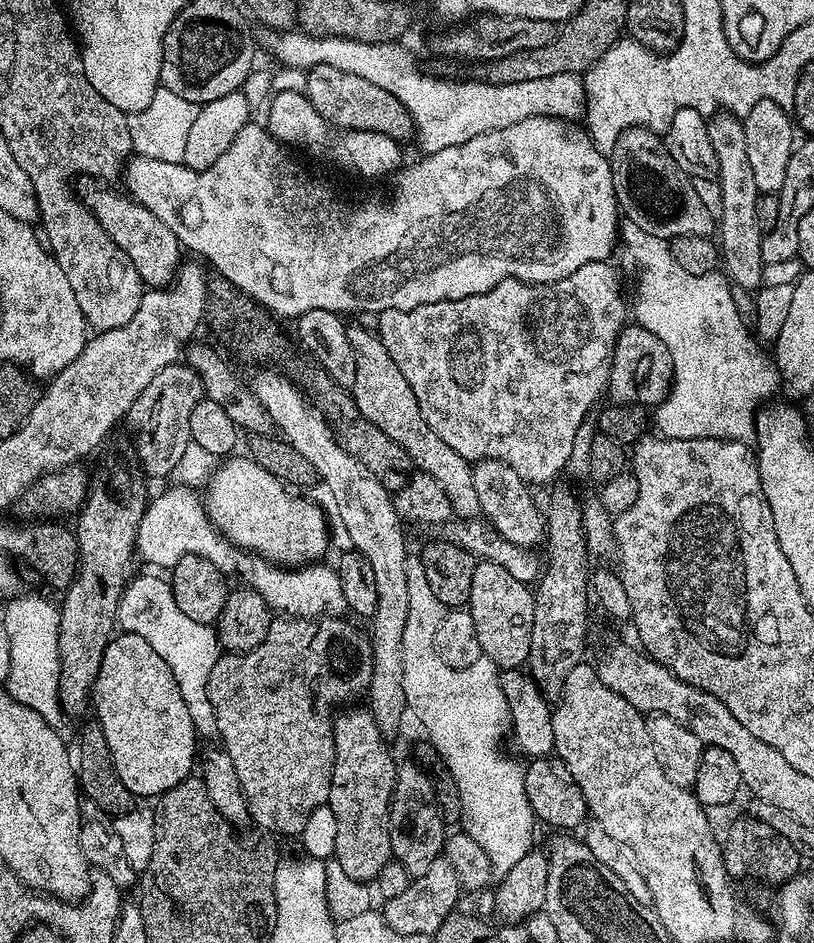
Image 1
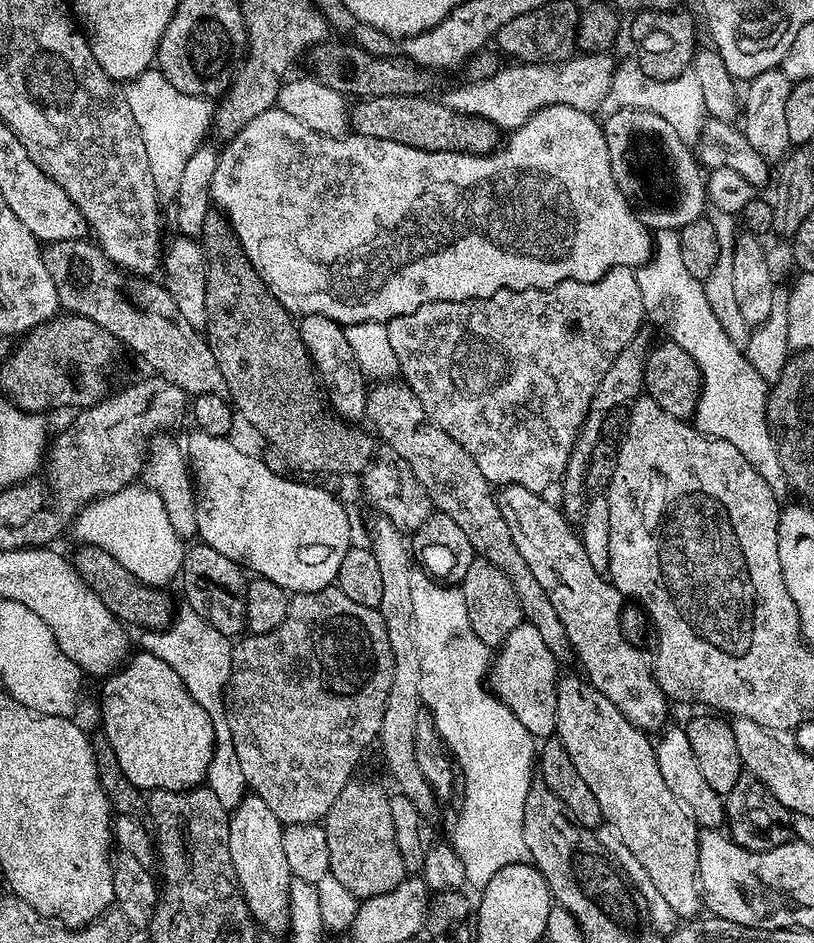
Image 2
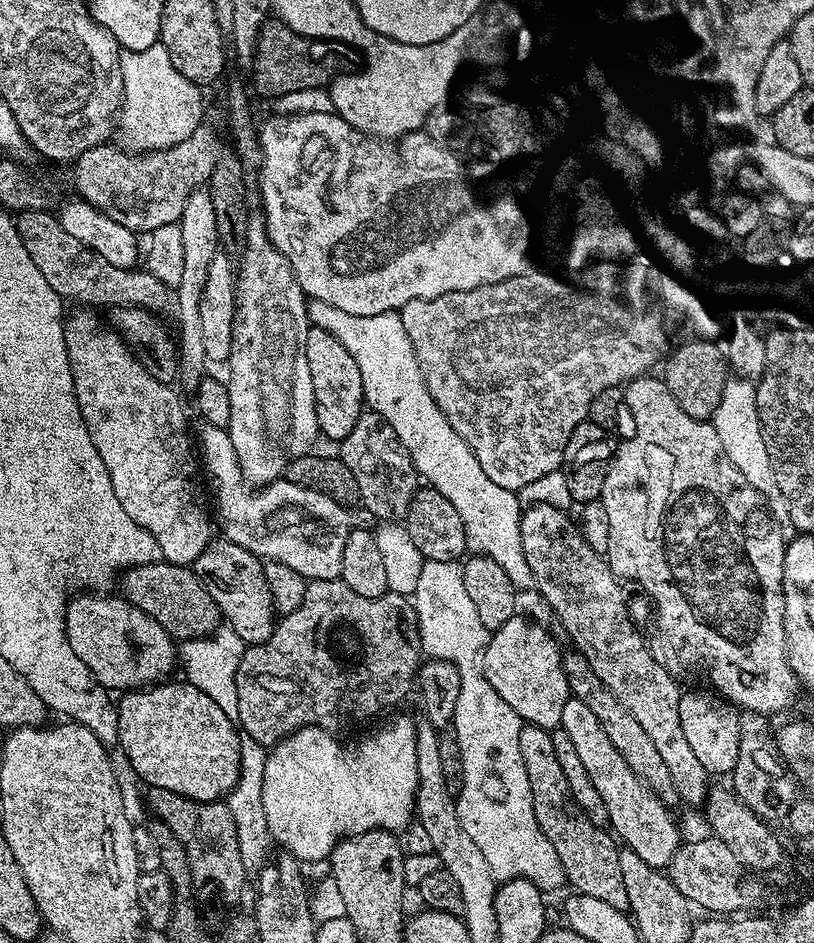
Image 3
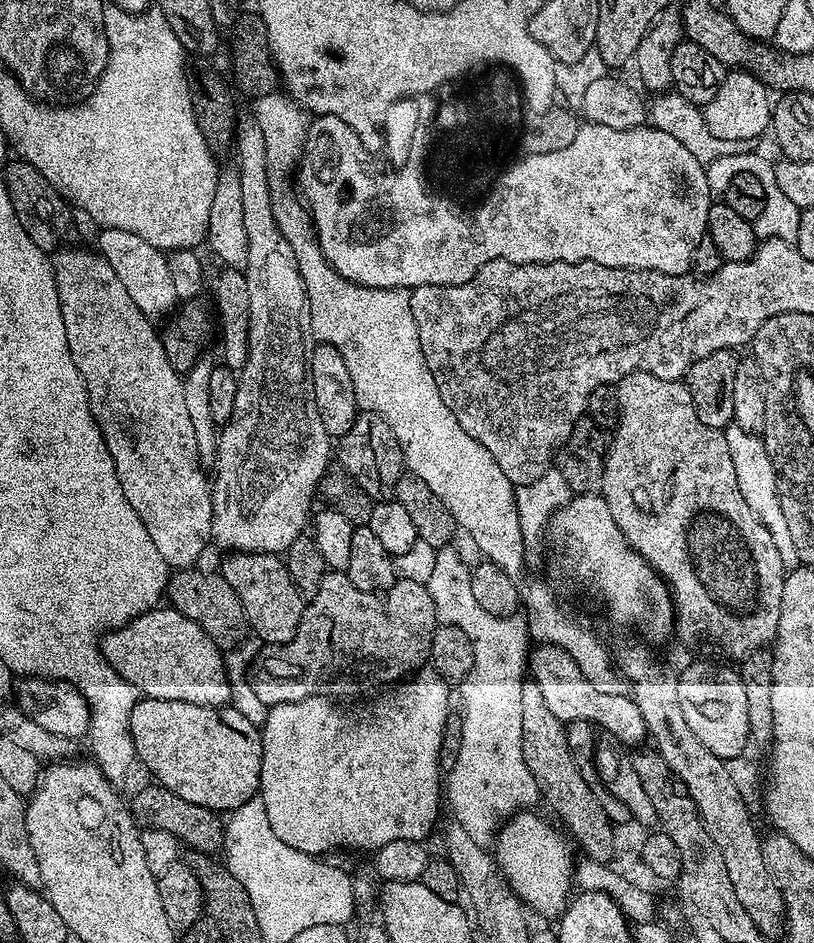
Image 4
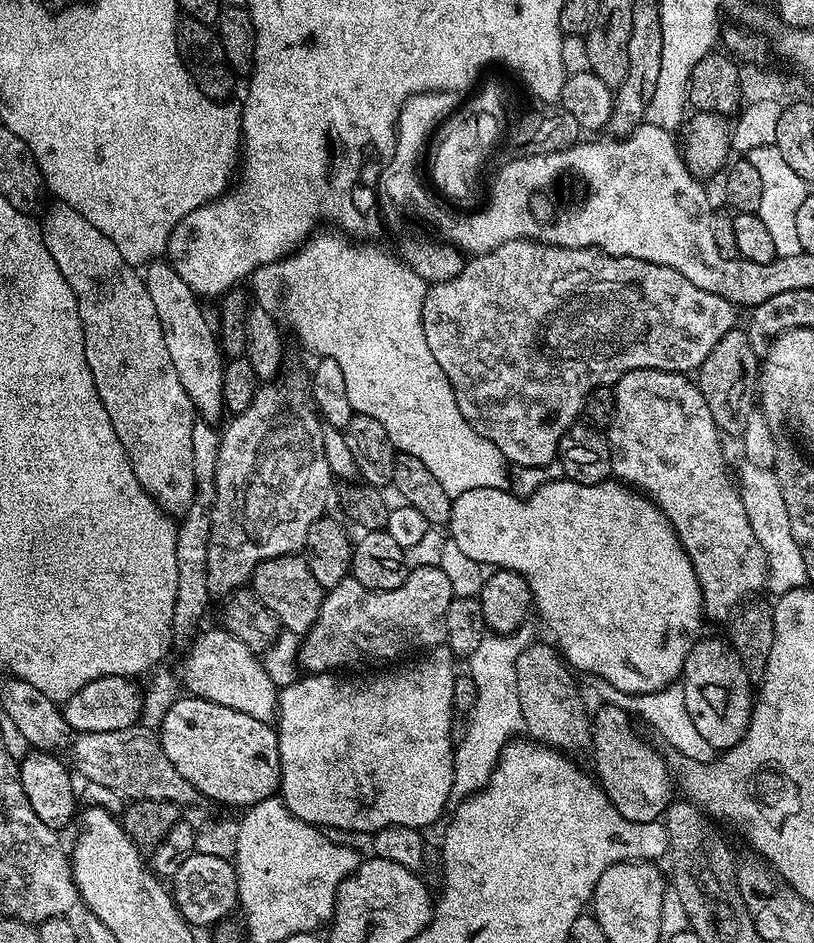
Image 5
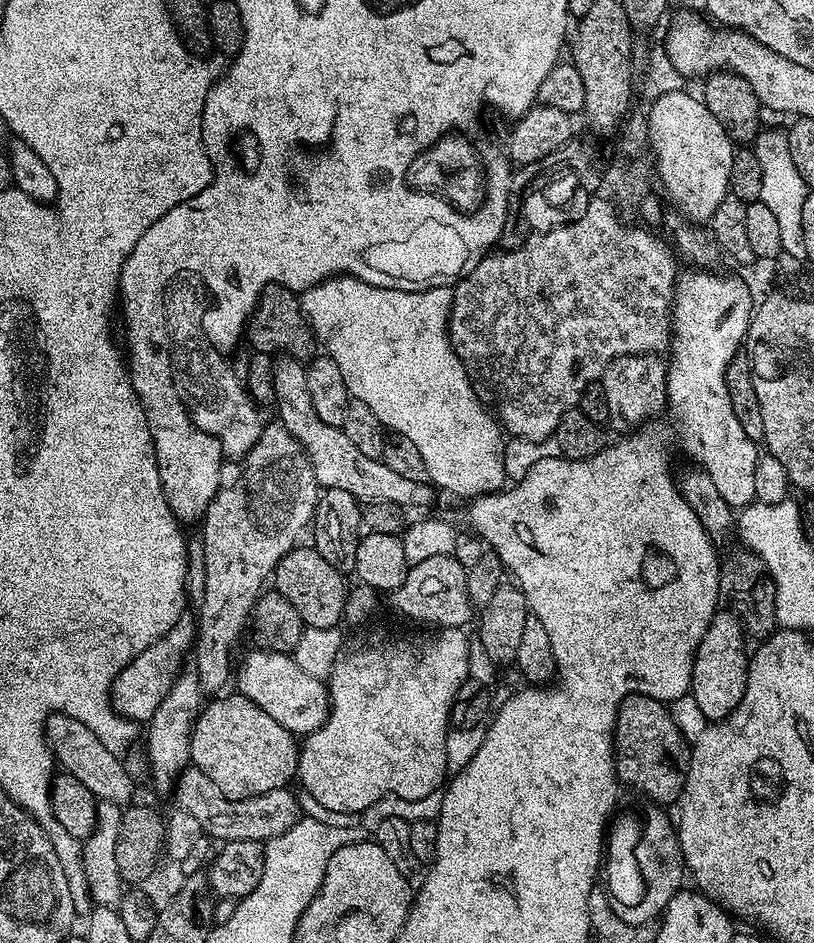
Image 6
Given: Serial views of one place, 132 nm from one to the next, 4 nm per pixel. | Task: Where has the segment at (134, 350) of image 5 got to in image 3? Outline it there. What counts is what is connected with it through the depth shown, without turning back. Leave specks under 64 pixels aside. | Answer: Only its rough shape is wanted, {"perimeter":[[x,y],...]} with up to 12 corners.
{"perimeter":[[92,310],[74,394],[122,510],[160,556],[214,539],[184,408]]}

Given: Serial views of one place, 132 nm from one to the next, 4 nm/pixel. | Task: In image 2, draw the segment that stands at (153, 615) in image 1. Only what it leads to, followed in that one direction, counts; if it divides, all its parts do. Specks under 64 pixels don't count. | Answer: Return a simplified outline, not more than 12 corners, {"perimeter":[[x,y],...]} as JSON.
{"perimeter":[[187,604],[141,647],[169,663],[210,716],[206,784],[223,808],[248,787],[224,690],[231,639]]}

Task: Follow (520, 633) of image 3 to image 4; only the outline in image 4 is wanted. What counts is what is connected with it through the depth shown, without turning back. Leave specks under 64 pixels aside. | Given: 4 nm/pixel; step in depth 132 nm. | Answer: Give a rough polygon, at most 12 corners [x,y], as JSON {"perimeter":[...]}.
{"perimeter":[[566,651],[529,653],[546,706],[626,748],[647,741],[631,695],[597,691]]}

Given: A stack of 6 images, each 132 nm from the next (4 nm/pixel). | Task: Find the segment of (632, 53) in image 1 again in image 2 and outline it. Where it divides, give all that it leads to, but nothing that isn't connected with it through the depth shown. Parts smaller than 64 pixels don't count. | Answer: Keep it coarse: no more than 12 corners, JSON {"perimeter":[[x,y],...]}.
{"perimeter":[[632,59],[615,65],[602,108],[645,108],[695,145],[706,113],[695,74],[655,80]]}

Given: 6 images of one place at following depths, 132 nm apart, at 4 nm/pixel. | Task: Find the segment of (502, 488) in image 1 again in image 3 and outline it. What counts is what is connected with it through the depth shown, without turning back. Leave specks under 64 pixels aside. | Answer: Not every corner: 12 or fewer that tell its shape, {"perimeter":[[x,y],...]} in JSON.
{"perimeter":[[521,511],[535,591],[703,805],[681,685],[567,511]]}

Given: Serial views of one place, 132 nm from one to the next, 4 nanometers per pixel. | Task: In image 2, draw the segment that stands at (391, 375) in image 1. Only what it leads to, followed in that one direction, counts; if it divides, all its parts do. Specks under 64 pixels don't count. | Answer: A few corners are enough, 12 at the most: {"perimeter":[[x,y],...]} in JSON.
{"perimeter":[[403,382],[368,390],[391,455],[514,586],[560,666],[574,649],[494,486]]}

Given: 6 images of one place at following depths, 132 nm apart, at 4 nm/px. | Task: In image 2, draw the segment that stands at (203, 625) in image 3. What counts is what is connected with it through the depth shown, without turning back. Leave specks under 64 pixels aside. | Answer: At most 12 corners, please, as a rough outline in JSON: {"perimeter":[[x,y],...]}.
{"perimeter":[[79,545],[79,576],[128,626],[165,629],[174,605],[100,547]]}

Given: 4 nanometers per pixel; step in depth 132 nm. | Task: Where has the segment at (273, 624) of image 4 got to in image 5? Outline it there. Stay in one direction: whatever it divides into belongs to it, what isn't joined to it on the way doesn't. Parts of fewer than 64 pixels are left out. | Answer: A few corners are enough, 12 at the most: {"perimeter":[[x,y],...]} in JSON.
{"perimeter":[[300,554],[254,570],[252,593],[299,638],[326,591]]}

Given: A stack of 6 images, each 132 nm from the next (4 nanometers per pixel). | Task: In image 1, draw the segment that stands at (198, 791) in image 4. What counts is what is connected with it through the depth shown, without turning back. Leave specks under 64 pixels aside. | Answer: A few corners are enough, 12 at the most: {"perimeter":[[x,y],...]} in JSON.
{"perimeter":[[113,635],[90,704],[136,798],[193,775],[198,733],[170,666]]}

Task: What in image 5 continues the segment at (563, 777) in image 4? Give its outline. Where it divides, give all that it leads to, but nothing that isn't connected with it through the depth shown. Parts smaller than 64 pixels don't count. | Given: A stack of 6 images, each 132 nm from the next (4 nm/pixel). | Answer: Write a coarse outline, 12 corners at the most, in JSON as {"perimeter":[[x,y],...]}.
{"perimeter":[[551,643],[518,654],[523,731],[576,754],[590,740],[577,677]]}

